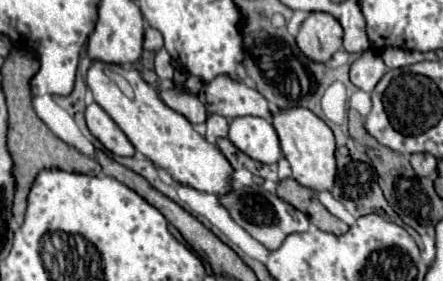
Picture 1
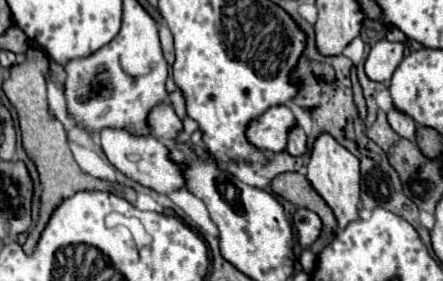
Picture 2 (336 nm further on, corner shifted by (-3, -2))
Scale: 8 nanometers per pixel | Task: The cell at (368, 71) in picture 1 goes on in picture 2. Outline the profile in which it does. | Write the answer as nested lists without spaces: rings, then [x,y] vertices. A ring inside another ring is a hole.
[[[379,40],[373,44],[367,60],[365,60],[365,74],[369,80],[375,82],[389,82],[393,76],[401,58],[403,58],[402,42],[389,42],[389,40]]]

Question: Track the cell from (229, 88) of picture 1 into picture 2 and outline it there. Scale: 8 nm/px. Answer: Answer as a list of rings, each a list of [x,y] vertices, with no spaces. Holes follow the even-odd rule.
[[[293,126],[287,134],[287,152],[291,156],[301,156],[307,150],[307,136],[301,126]]]

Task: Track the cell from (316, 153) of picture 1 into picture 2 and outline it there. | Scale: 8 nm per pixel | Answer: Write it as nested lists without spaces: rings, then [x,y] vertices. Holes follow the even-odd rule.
[[[321,134],[313,142],[311,158],[307,164],[307,180],[317,190],[317,194],[327,202],[333,210],[339,228],[345,228],[349,222],[357,220],[357,204],[359,204],[359,160],[343,148],[331,134]]]

